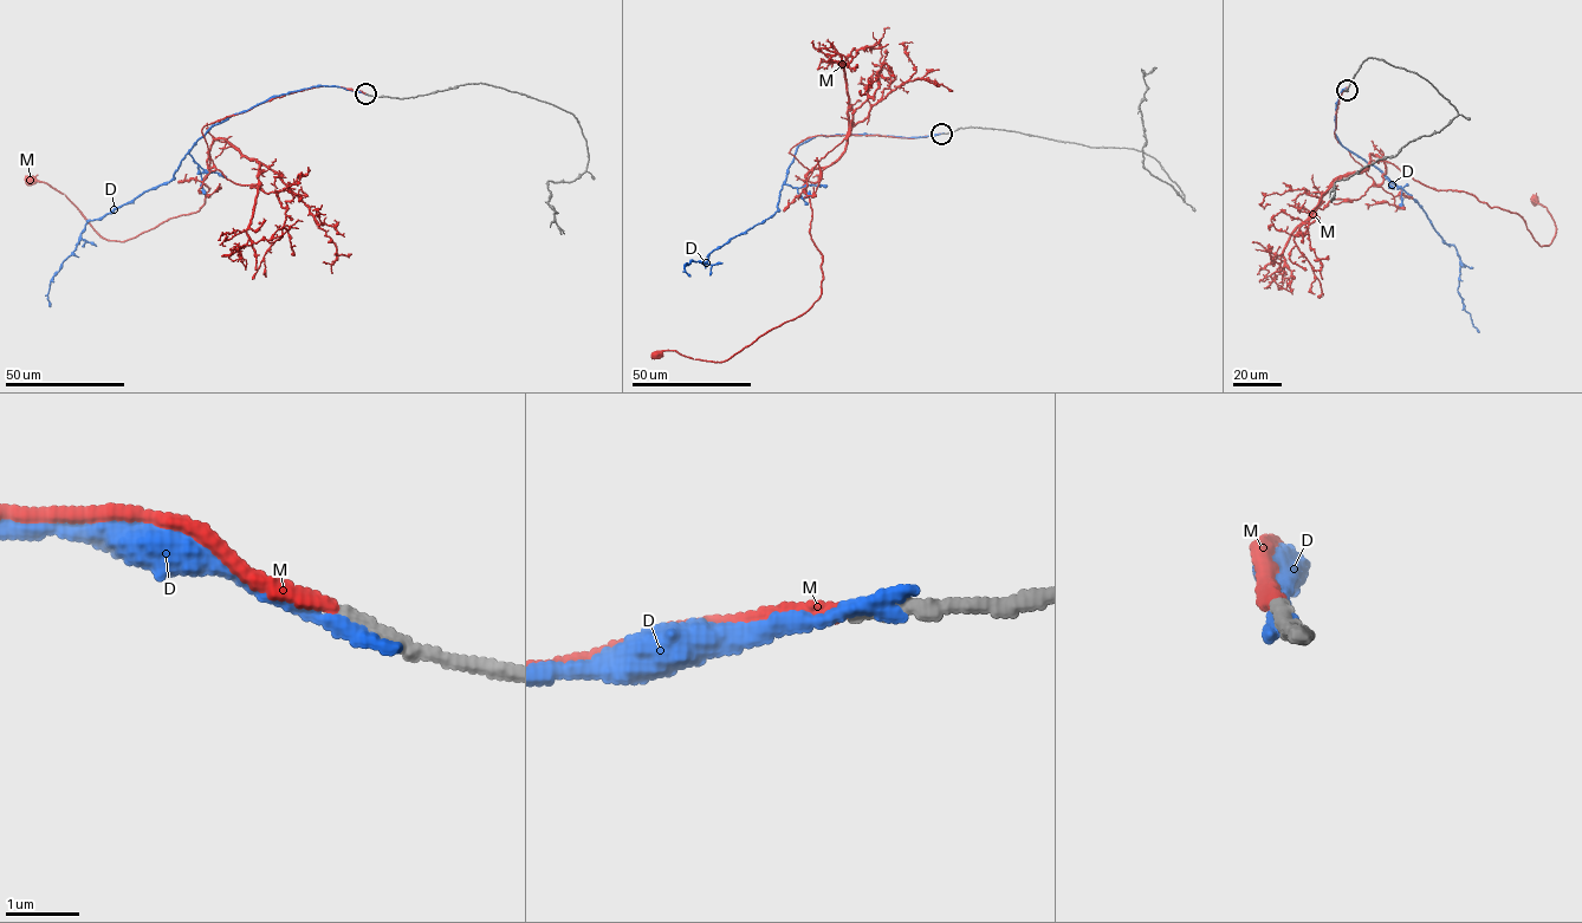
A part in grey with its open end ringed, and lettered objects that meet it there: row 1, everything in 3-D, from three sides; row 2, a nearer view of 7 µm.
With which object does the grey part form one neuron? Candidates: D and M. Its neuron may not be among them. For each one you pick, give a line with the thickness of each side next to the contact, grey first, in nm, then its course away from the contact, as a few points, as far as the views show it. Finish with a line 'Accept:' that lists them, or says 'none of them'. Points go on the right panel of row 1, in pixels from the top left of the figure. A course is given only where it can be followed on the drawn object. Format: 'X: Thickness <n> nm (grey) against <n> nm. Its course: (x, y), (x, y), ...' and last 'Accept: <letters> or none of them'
M: Thickness 190 nm (grey) against 200 nm. Its course: (1347, 90), (1335, 138), (1375, 183), (1388, 161), (1430, 187), (1517, 213), (1548, 246), (1555, 221), (1534, 201)
Accept: M

